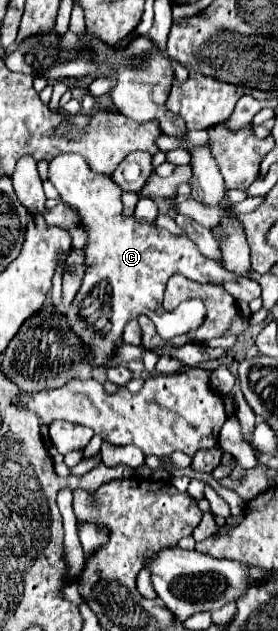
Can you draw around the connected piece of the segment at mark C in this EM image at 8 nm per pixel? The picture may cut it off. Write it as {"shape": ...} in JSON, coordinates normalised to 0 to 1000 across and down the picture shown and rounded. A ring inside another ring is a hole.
{"shape":[[[219,244],[212,250],[191,250],[176,257],[176,288],[212,301],[219,317],[263,330],[277,330],[277,339],[291,345],[291,358],[313,365],[313,387],[306,387],[306,406],[313,406],[313,431],[299,441],[299,450],[255,479],[255,488],[241,491],[241,504],[255,513],[255,523],[299,536],[299,542],[335,555],[335,577],[363,580],[399,564],[406,552],[435,545],[442,520],[464,507],[486,507],[500,498],[550,498],[579,494],[586,463],[601,453],[601,444],[622,434],[658,434],[701,447],[759,447],[795,450],[845,475],[903,479],[910,472],[939,469],[939,453],[924,444],[903,441],[853,441],[853,434],[824,434],[795,418],[737,409],[716,403],[709,390],[673,374],[615,374],[594,365],[572,365],[565,358],[536,358],[522,352],[493,352],[478,342],[450,345],[435,339],[435,307],[442,301],[428,292],[414,292],[399,276],[342,276],[320,269],[313,257],[284,244]]]}

